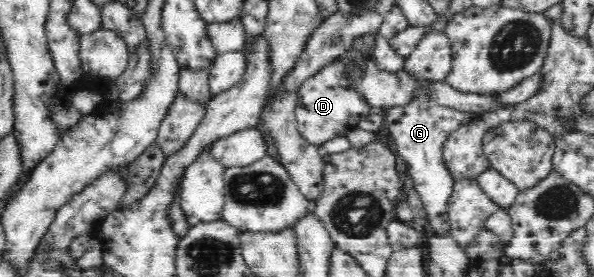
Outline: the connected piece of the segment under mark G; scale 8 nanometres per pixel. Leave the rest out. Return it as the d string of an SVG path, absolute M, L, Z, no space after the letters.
M417 79L419 81L419 92L421 92L421 95L418 96L418 100L411 101L410 105L407 105L406 108L392 108L387 111L387 114L385 114L385 123L388 123L387 129L389 129L389 133L391 133L391 137L395 140L395 149L397 149L397 155L403 159L404 163L407 164L407 171L409 172L409 176L411 176L411 179L413 180L413 185L415 186L415 191L417 192L417 195L421 198L421 201L423 202L422 211L426 212L426 218L428 219L428 227L426 229L426 235L432 235L432 233L438 233L439 235L449 235L450 233L450 225L448 220L448 201L452 194L453 185L455 184L455 180L452 179L452 175L448 172L448 169L446 168L446 165L444 165L442 151L443 146L445 145L445 142L447 141L447 138L449 137L450 133L453 133L453 131L456 131L459 127L462 127L463 125L471 123L471 121L474 121L479 115L477 115L475 112L472 111L456 111L456 109L450 109L450 108L443 108L442 105L435 104L432 100L427 100L426 96L423 96L423 89L427 89L427 86L433 82L429 81L428 79Z

